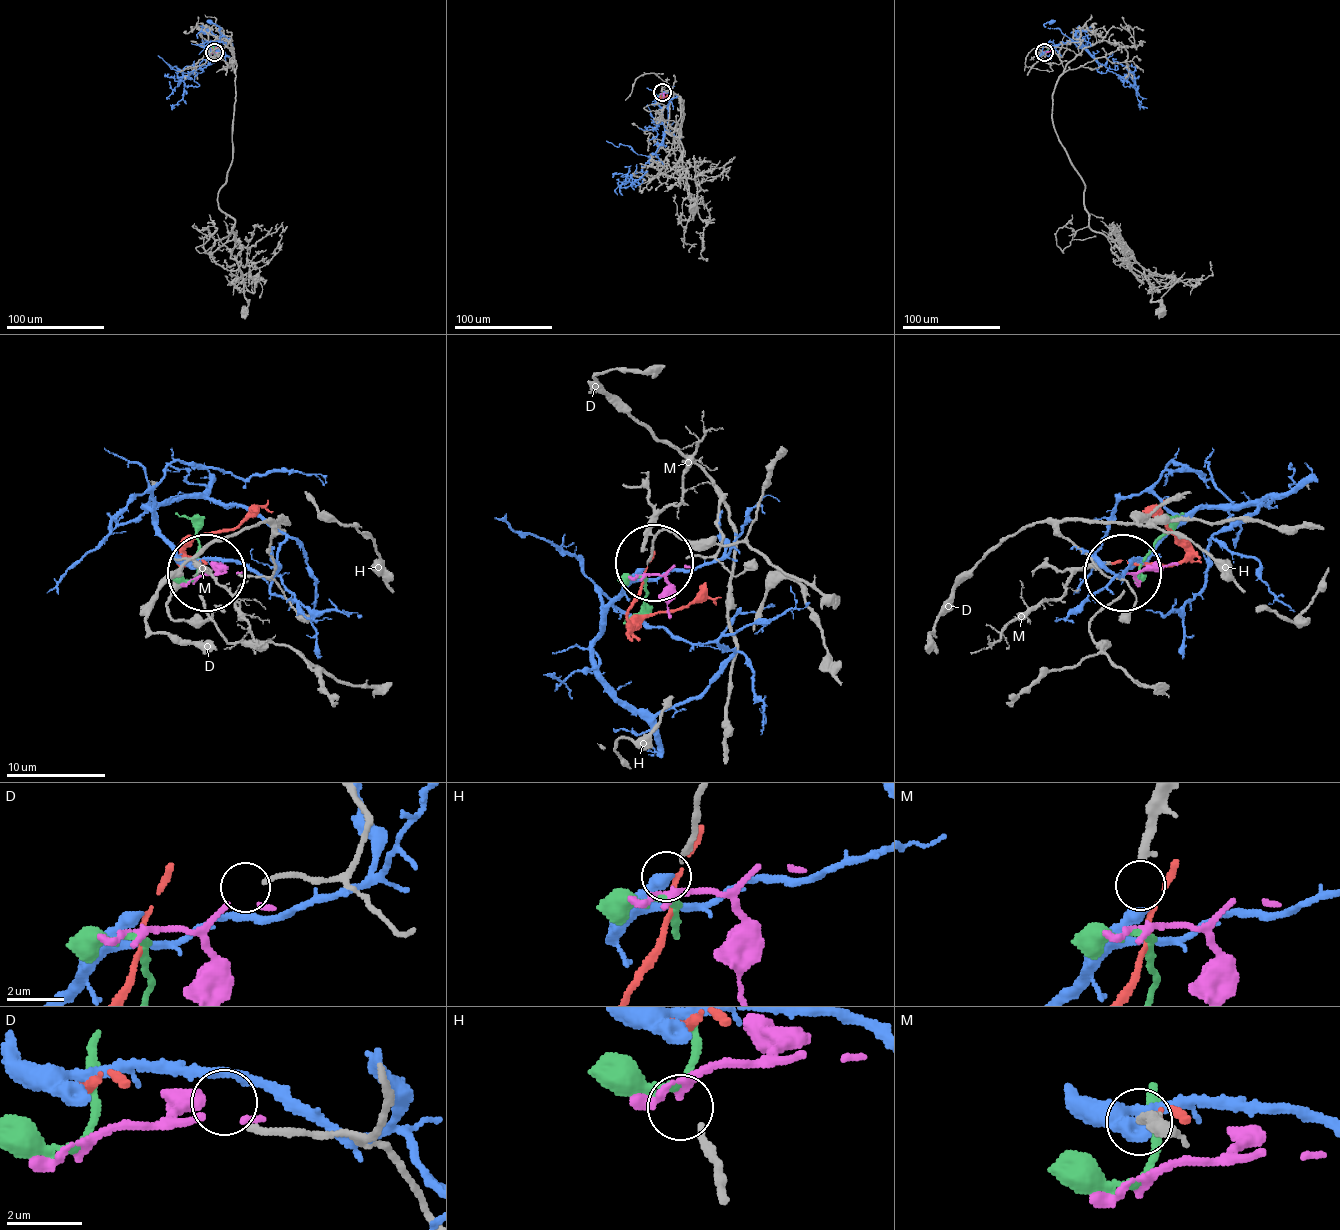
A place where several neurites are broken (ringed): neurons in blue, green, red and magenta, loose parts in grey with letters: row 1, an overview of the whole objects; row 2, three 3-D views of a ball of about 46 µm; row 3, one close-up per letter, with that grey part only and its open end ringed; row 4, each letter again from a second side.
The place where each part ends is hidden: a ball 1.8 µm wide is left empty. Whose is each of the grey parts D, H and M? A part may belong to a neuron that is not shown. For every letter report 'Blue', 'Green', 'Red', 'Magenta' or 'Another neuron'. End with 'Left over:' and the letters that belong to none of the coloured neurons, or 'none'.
D: Another neuron
H: Green
M: Blue
Left over: D

